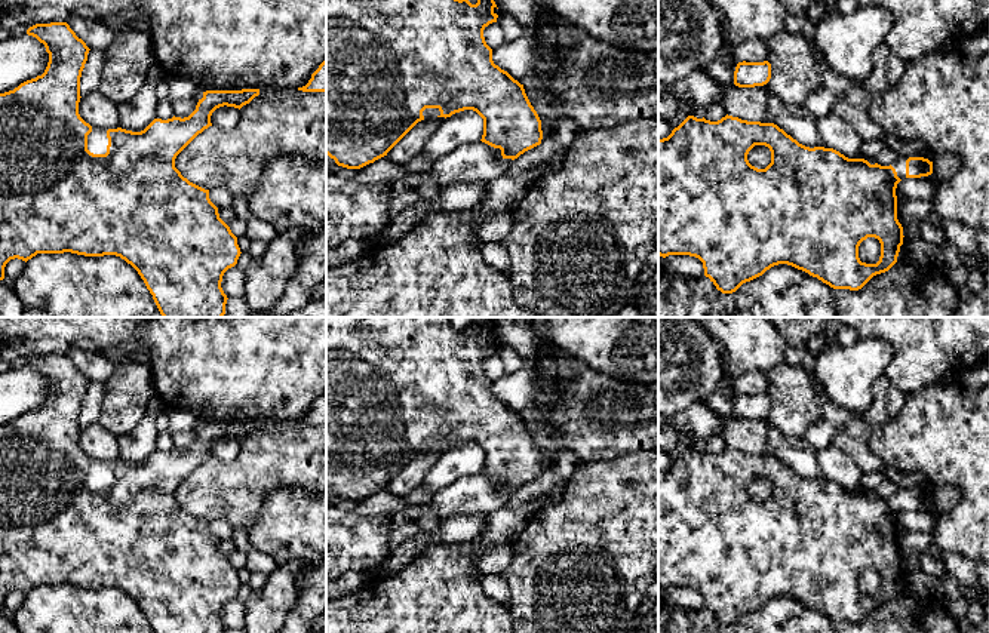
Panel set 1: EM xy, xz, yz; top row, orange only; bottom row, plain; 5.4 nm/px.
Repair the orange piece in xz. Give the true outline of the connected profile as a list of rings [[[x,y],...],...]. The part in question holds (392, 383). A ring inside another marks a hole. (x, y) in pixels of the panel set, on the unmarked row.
[[[326,317],[326,486],[338,498],[360,501],[387,485],[421,452],[473,442],[483,451],[482,474],[517,491],[541,476],[541,452],[523,417],[492,393],[483,362],[497,354],[495,325],[473,323],[477,335],[455,331],[449,317]]]

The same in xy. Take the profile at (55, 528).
[[[67,354],[36,356],[27,362],[28,368],[36,369],[44,377],[49,385],[49,394],[42,408],[21,415],[13,422],[0,425],[0,612],[4,611],[4,599],[10,591],[28,593],[37,586],[64,586],[71,584],[85,589],[116,587],[130,596],[154,633],[227,633],[221,620],[224,605],[237,596],[240,580],[237,569],[230,559],[219,550],[218,540],[209,531],[209,522],[205,522],[181,507],[175,500],[176,488],[205,461],[212,458],[211,448],[219,439],[242,440],[259,427],[259,421],[242,422],[206,422],[199,431],[196,442],[188,449],[172,449],[168,452],[154,451],[144,463],[132,464],[122,460],[98,461],[86,455],[79,446],[80,409],[87,393],[89,380],[76,368]]]

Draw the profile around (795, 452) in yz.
[[[768,421],[768,446],[777,457],[799,476],[814,480],[824,479],[818,467],[817,451],[805,437],[789,436]]]

